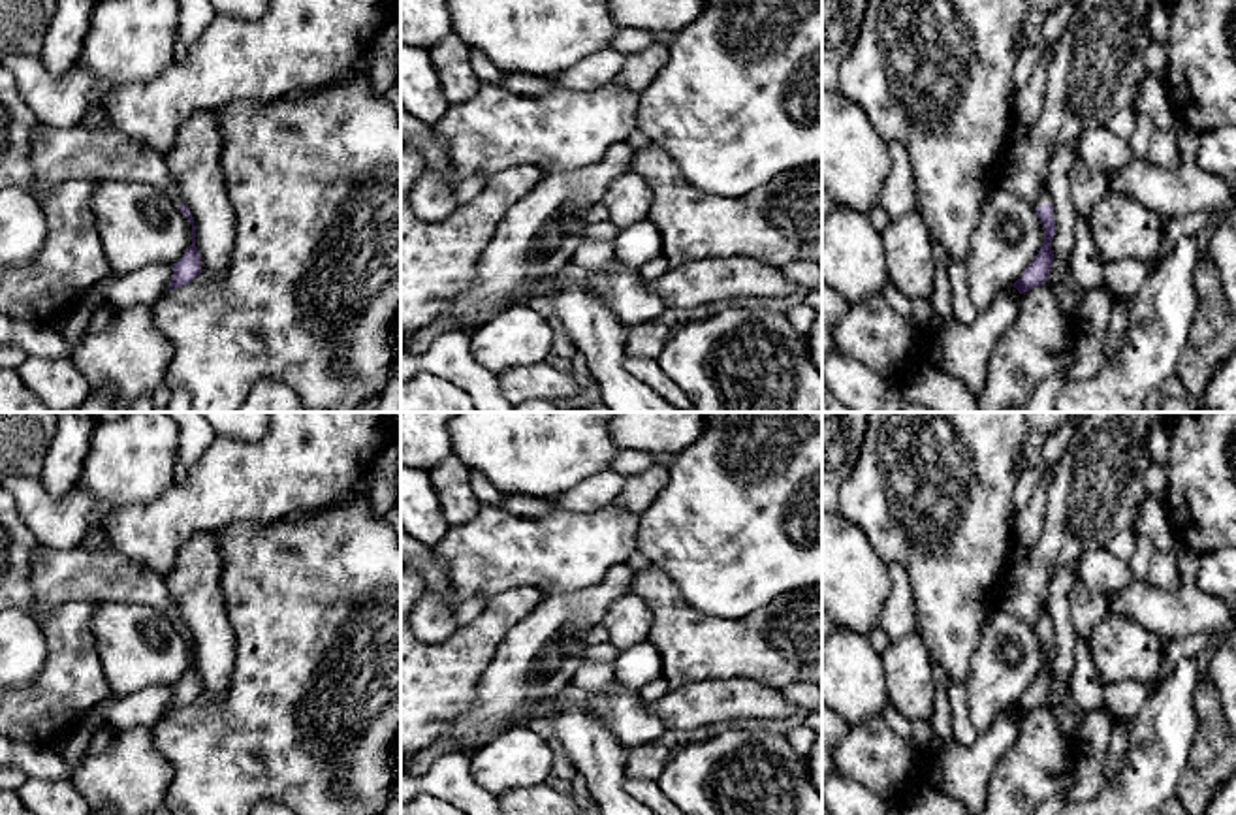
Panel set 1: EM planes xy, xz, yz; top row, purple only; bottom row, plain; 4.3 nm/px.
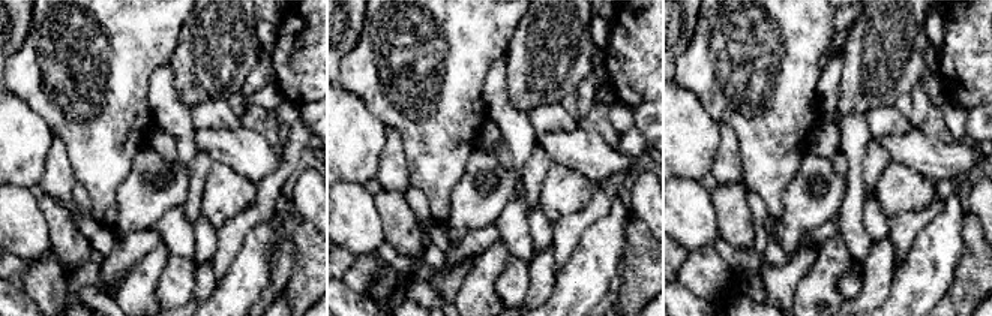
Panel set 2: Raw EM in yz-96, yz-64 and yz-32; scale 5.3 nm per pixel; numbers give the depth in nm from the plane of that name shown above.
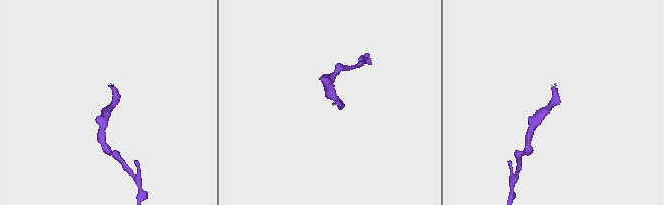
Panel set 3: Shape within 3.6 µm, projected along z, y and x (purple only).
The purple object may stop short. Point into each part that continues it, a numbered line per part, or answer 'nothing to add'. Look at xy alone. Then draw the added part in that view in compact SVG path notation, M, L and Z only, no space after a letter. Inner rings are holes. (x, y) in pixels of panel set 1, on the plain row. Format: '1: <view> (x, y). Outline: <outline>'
1: xy (59, 576). Outline: M40 544L30 585L34 617L53 614L68 602L122 602L152 606L177 629L184 627L164 578L115 550L92 551L85 546L53 550Z

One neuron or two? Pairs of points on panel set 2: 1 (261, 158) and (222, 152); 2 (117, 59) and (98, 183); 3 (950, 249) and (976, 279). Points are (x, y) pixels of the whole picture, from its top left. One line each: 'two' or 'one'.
1: one
2: one
3: two

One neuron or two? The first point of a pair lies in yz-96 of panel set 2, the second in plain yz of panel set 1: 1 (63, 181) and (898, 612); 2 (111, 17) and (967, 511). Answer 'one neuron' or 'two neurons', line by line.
1: one neuron
2: one neuron

